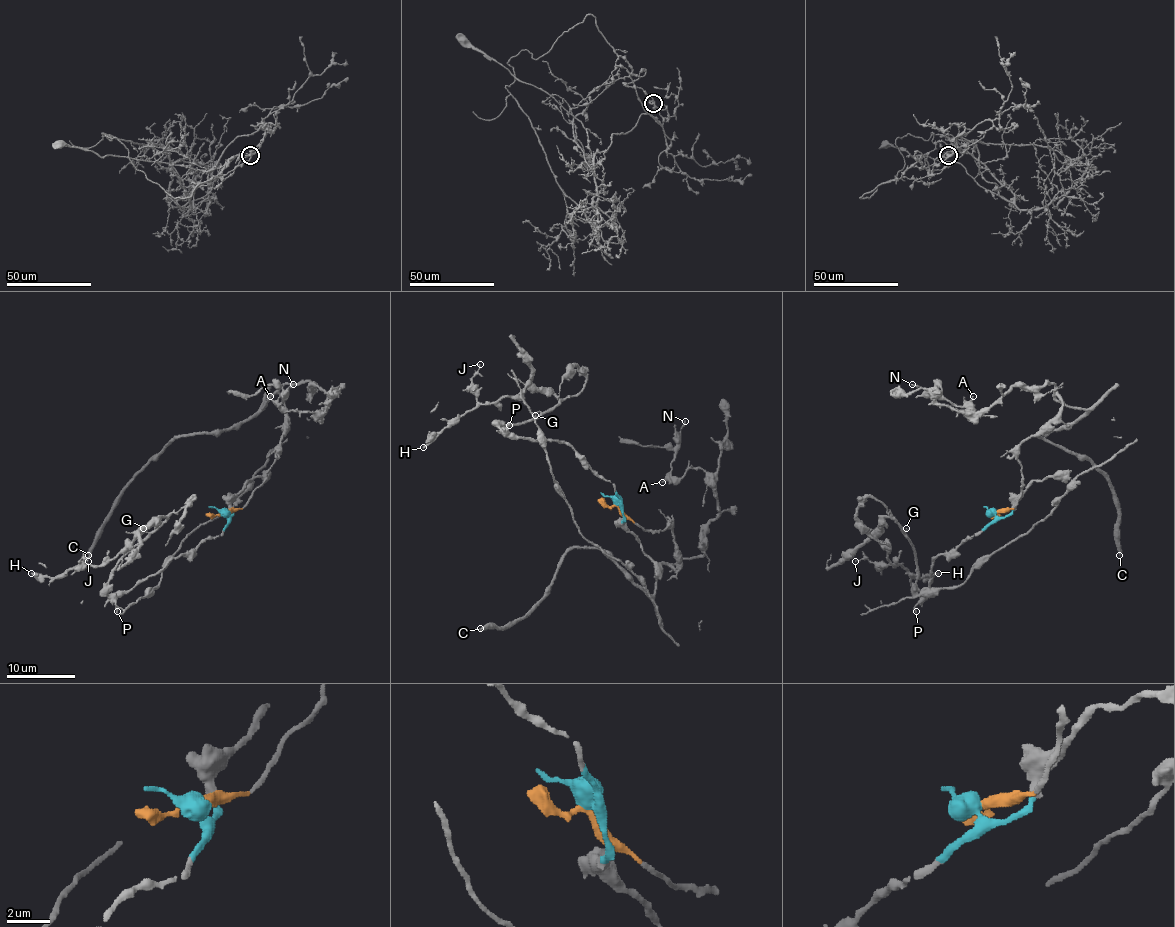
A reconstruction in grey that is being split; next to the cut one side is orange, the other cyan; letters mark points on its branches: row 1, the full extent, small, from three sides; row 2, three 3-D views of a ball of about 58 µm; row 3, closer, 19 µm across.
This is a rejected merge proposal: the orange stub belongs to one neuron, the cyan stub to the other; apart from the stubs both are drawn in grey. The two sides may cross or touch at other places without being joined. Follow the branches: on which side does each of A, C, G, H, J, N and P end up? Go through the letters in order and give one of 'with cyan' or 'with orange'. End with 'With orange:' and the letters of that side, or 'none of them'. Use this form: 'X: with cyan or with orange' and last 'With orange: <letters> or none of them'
A: with orange
C: with orange
G: with cyan
H: with cyan
J: with cyan
N: with orange
P: with cyan
With orange: A, C, N

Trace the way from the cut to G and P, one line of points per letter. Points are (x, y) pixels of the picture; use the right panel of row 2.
G: (996, 512), (992, 521), (972, 536), (935, 557), (930, 588), (918, 595), (915, 548), (903, 533), (906, 527)
P: (996, 512), (992, 521), (972, 536), (966, 536), (954, 548), (935, 557), (929, 593), (915, 607), (916, 612)

